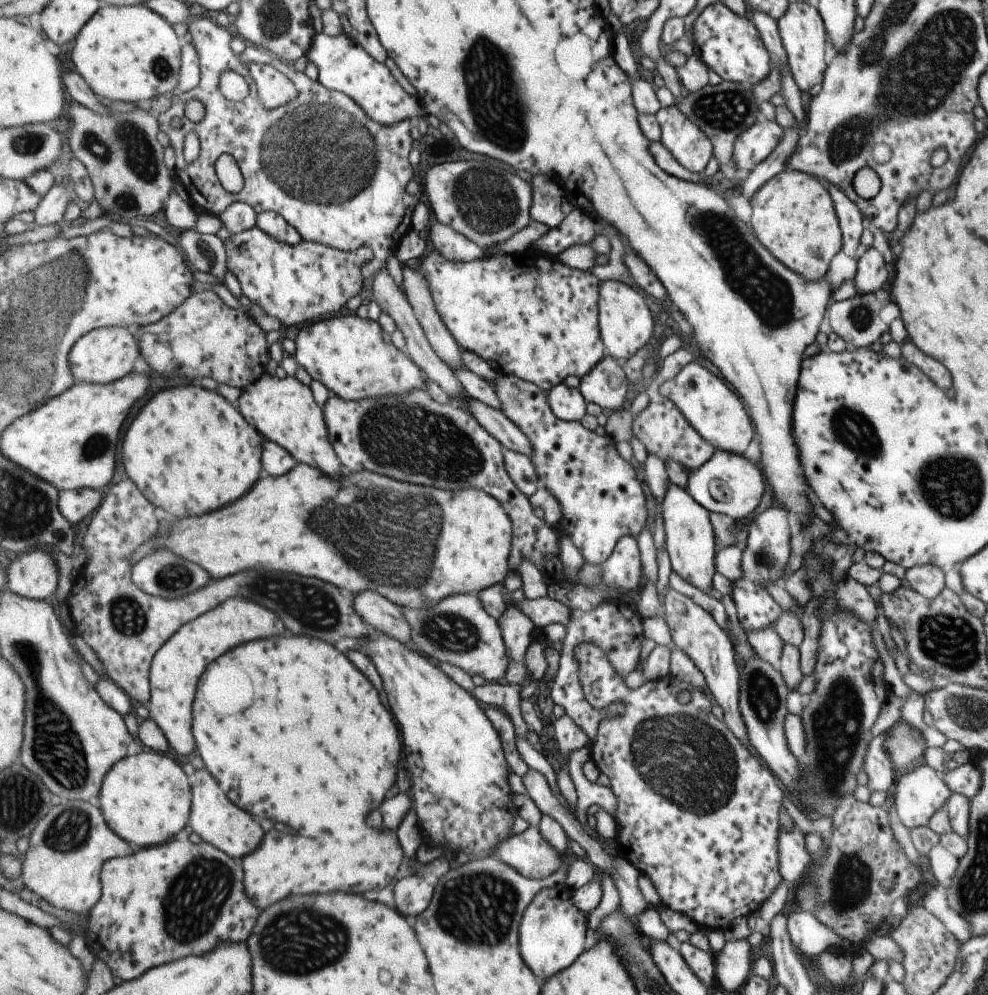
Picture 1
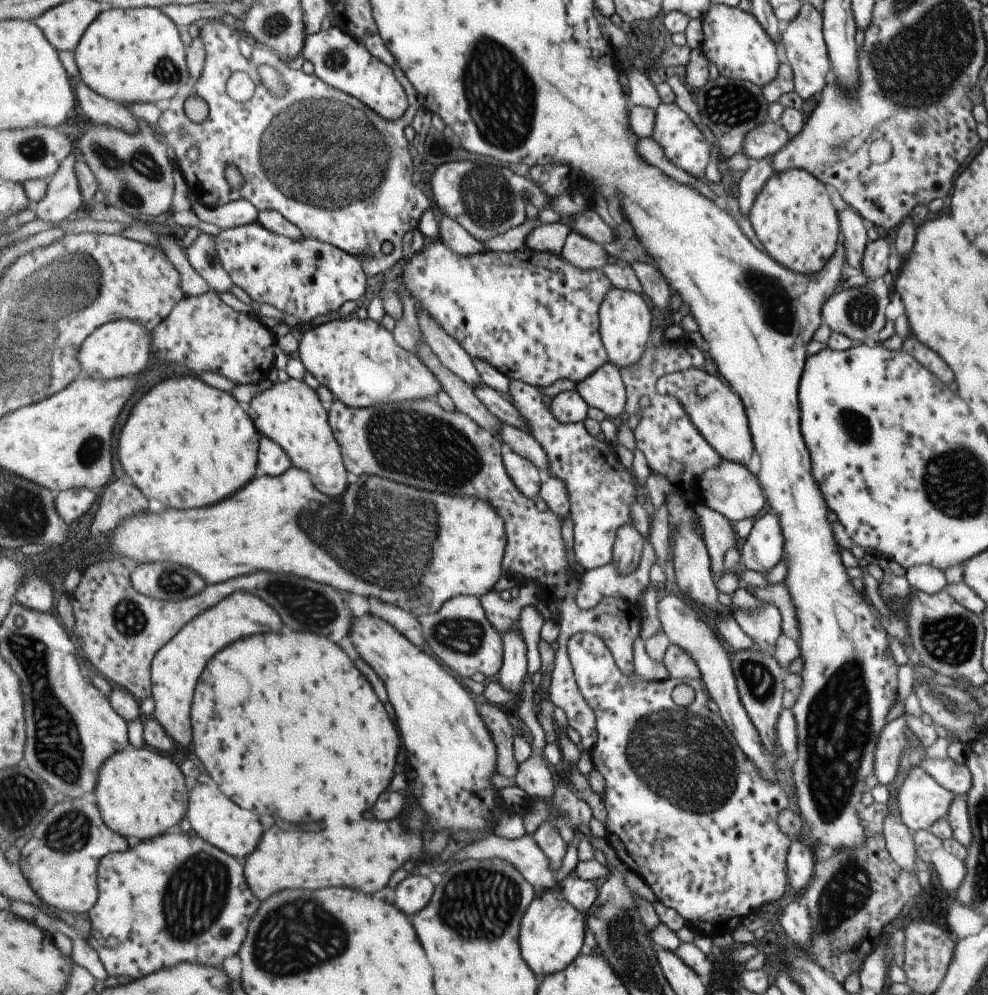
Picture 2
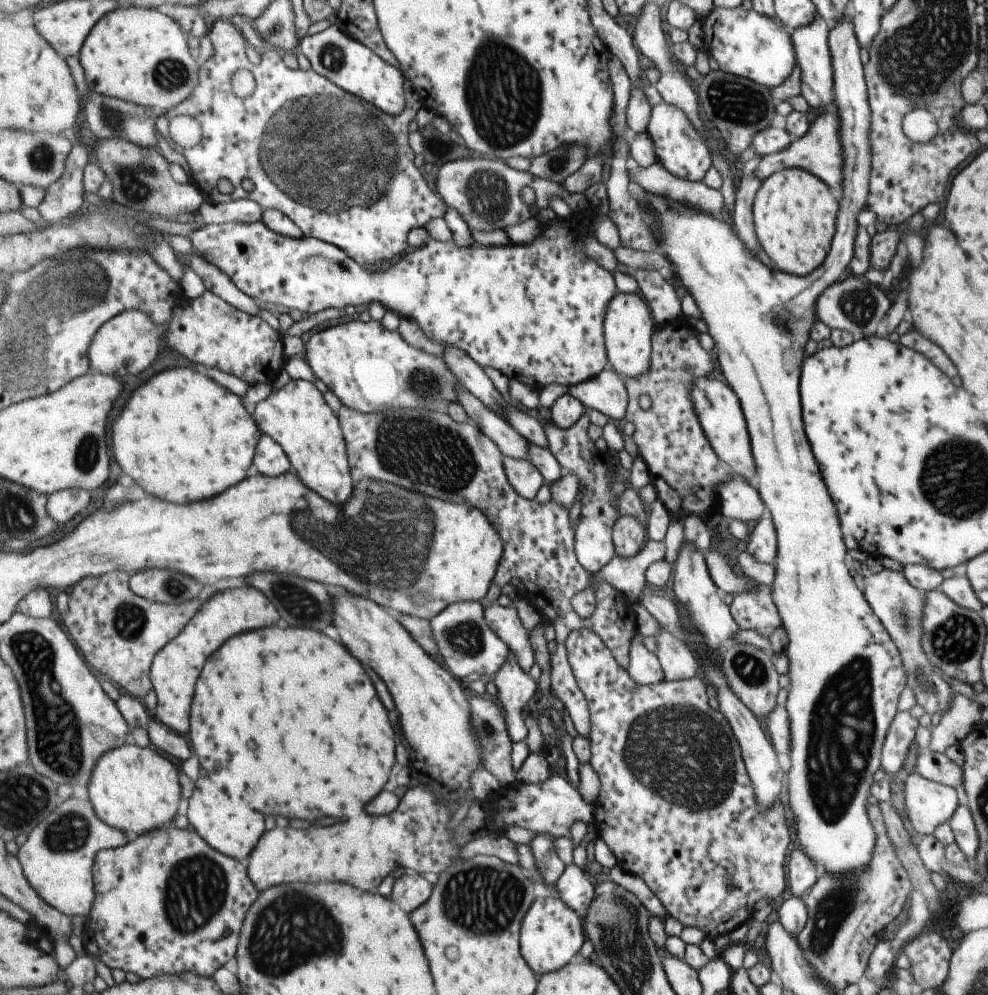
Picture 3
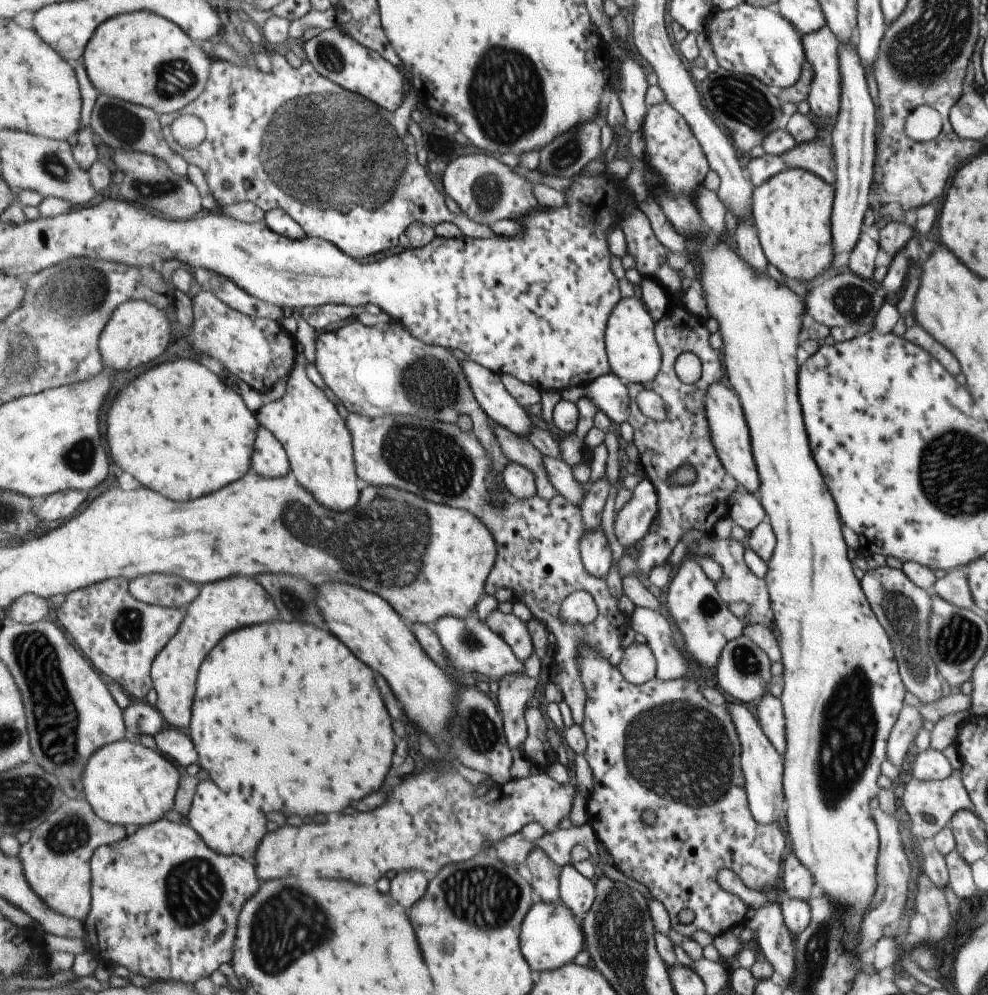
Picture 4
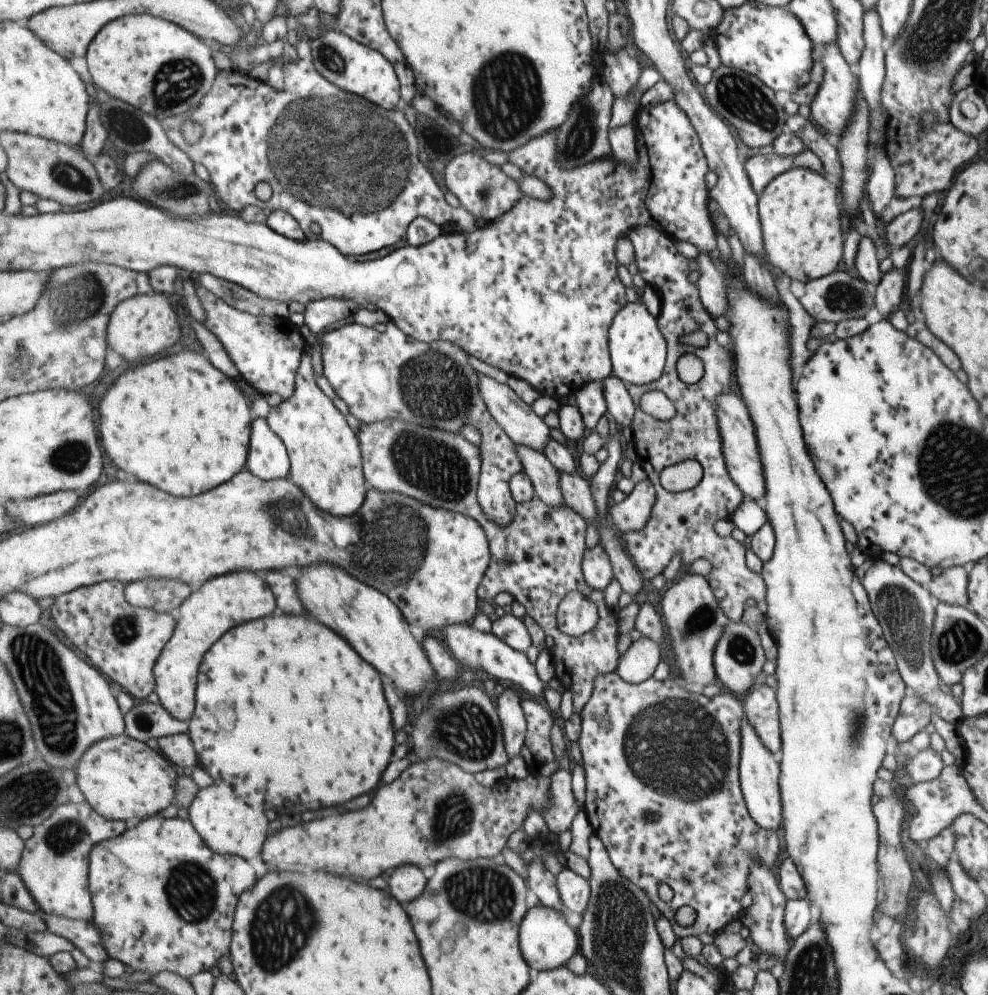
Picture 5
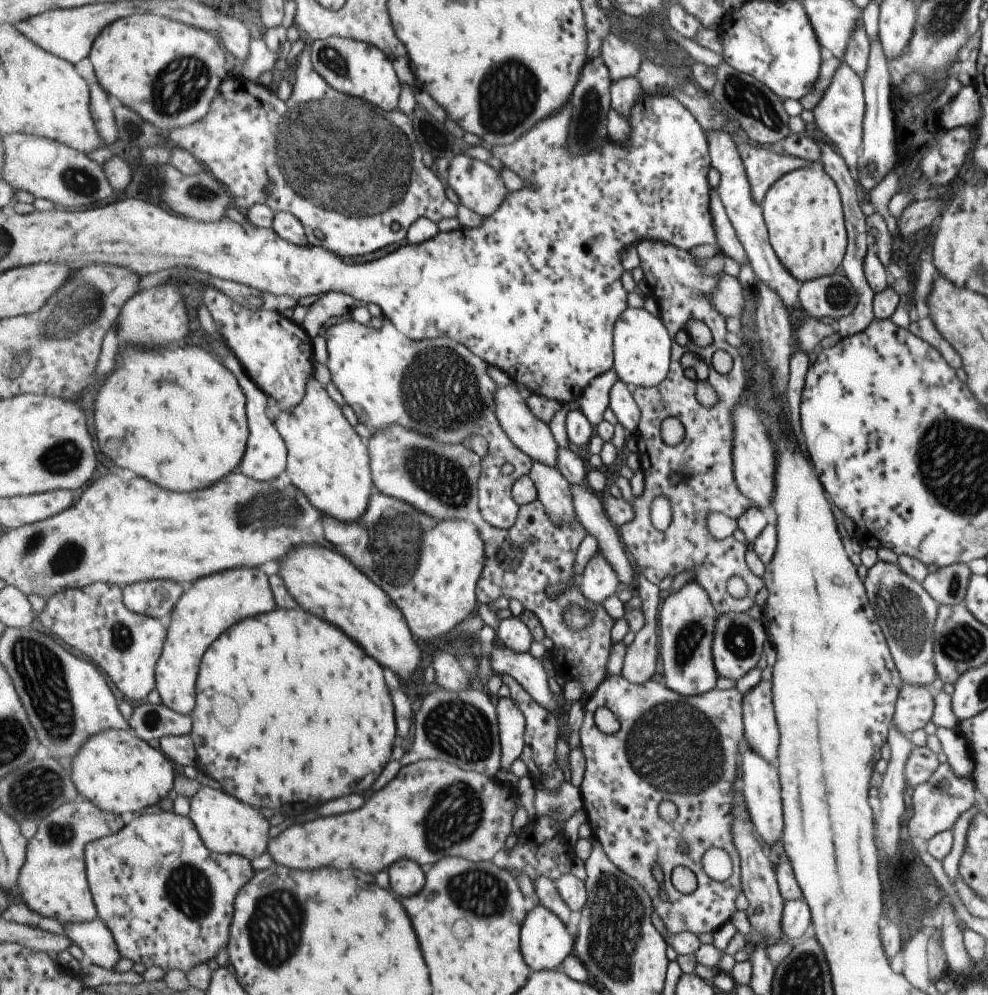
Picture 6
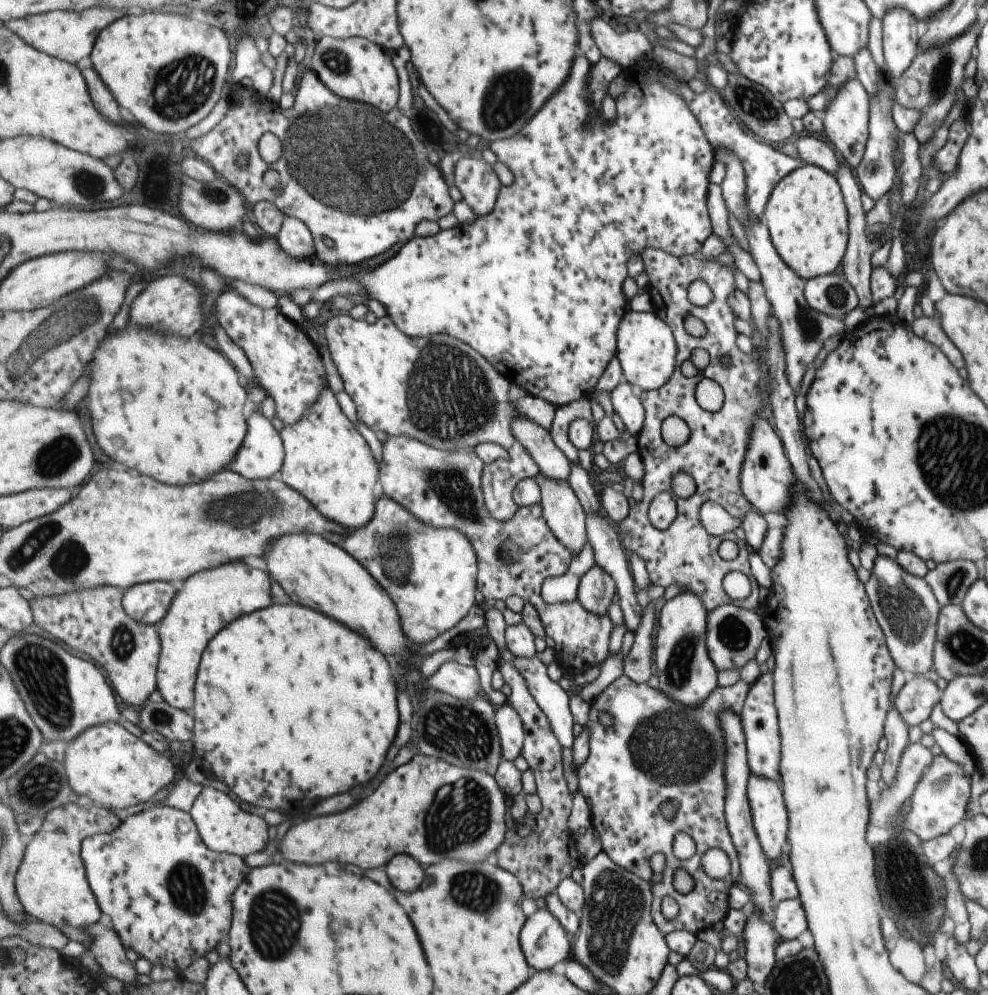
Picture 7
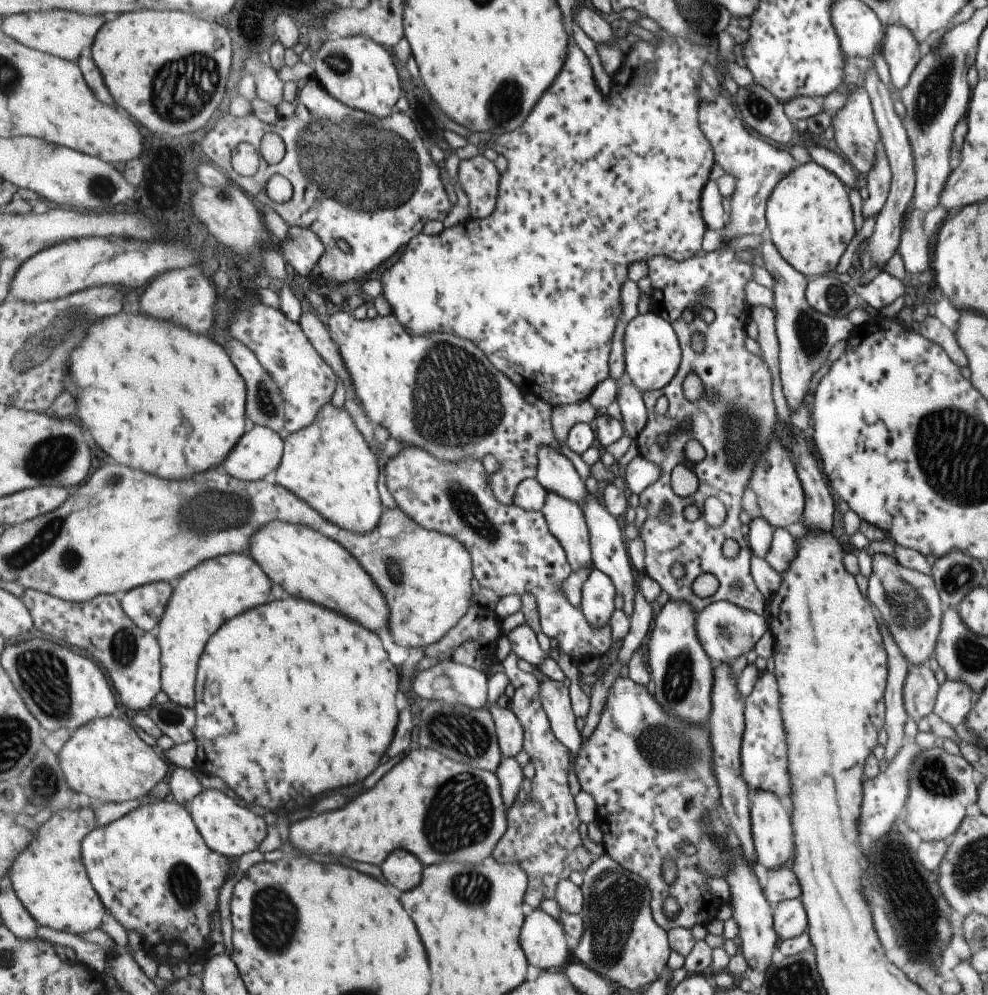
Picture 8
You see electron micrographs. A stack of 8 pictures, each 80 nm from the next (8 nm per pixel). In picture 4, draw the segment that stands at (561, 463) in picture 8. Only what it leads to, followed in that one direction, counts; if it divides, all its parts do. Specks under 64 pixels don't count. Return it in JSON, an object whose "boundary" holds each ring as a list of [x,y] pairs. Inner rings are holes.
{"boundary":[[[469,358],[460,361],[460,365],[469,380],[475,398],[489,418],[510,428],[511,432],[528,438],[536,427],[531,424],[527,412],[536,410],[526,408],[517,402],[505,388],[502,377],[496,372]]]}

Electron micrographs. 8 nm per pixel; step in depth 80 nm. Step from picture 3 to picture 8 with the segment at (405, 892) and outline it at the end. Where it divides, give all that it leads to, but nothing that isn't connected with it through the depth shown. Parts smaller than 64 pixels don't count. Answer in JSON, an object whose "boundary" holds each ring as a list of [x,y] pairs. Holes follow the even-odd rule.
{"boundary":[[[405,850],[393,852],[393,856],[389,856],[389,860],[385,860],[381,868],[385,872],[385,878],[401,890],[417,888],[423,878],[423,864],[417,856]]]}

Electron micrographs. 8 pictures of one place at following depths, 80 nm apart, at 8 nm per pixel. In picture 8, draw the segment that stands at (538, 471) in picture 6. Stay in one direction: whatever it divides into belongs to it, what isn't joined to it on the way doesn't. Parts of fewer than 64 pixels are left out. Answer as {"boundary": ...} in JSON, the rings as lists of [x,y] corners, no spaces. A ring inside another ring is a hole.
{"boundary":[[[548,492],[540,511],[545,516],[547,526],[552,529],[557,540],[560,540],[571,564],[571,571],[594,566],[590,530],[582,506],[569,497]]]}

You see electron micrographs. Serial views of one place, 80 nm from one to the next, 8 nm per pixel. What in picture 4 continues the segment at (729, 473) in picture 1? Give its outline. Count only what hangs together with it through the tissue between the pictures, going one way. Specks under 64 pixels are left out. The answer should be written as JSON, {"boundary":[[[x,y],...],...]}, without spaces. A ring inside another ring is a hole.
{"boundary":[[[741,486],[738,487],[736,493],[733,493],[730,498],[728,516],[743,528],[746,533],[753,530],[762,520],[766,519],[765,511],[757,495]]]}

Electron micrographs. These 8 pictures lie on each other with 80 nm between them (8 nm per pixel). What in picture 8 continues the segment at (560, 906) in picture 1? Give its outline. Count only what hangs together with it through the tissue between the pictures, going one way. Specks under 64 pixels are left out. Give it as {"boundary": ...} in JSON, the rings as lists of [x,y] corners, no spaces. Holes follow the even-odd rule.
{"boundary":[[[535,909],[529,913],[520,941],[530,964],[541,971],[563,969],[574,955],[567,946],[565,932],[564,925],[547,912]]]}

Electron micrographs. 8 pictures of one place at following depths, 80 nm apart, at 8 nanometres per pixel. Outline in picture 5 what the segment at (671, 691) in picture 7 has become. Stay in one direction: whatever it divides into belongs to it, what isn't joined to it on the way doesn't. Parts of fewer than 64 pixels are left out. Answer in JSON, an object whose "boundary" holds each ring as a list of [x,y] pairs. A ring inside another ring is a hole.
{"boundary":[[[694,574],[680,575],[672,581],[671,585],[662,594],[662,618],[665,621],[665,626],[667,626],[669,638],[671,638],[671,646],[673,646],[673,651],[675,652],[675,660],[677,668],[679,668],[681,681],[702,687],[716,683],[716,648],[731,620],[720,605],[720,600],[717,598],[708,578]]]}

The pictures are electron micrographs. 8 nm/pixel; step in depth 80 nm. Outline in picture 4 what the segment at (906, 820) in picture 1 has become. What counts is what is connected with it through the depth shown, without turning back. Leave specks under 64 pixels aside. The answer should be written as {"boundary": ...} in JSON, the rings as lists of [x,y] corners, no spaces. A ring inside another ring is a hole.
{"boundary":[[[953,770],[946,779],[940,781],[920,781],[916,777],[911,777],[904,784],[901,802],[911,820],[910,832],[917,841],[933,838],[941,828],[948,824],[955,812],[968,809],[970,806],[969,797],[957,770]]]}

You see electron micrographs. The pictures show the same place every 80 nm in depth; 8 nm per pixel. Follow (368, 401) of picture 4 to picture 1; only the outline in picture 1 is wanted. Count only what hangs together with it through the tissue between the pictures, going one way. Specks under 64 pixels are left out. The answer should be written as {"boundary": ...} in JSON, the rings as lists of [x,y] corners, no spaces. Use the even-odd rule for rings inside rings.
{"boundary":[[[356,313],[311,322],[302,326],[296,338],[296,361],[314,380],[348,401],[369,397],[404,395],[426,388],[429,378],[405,349],[397,350],[391,334],[379,321],[361,318]]]}

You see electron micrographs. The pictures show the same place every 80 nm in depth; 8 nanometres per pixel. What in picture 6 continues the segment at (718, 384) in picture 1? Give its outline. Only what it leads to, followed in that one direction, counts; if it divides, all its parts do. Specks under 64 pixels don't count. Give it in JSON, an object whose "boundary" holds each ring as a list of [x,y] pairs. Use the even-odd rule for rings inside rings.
{"boundary":[[[737,403],[732,412],[734,426],[734,473],[737,486],[757,508],[770,505],[774,489],[775,456],[772,441],[768,439],[768,430],[763,425],[762,418],[752,405]]]}

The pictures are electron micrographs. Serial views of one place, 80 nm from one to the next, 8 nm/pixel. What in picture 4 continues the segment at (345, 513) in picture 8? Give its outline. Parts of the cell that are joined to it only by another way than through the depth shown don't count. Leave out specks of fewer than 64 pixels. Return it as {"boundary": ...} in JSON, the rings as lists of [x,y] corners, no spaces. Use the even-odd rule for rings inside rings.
{"boundary":[[[300,354],[299,362],[287,380],[285,394],[280,399],[265,401],[256,417],[284,444],[299,484],[309,489],[327,508],[344,513],[359,502],[362,491],[354,457],[354,440],[335,404],[309,378],[307,363],[305,354]]]}

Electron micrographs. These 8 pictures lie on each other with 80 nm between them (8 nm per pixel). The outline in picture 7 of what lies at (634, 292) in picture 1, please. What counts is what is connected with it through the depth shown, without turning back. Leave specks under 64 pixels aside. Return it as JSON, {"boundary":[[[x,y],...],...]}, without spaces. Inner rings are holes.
{"boundary":[[[629,308],[617,332],[615,356],[620,360],[625,380],[639,391],[664,387],[680,363],[677,360],[679,346],[672,327],[655,312],[639,312]]]}

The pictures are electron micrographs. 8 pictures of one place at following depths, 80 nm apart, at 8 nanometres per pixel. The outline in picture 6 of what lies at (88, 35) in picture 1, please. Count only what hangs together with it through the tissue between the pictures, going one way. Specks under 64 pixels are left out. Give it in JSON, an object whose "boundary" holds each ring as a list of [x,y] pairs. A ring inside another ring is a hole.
{"boundary":[[[135,13],[104,28],[89,56],[97,82],[114,99],[138,112],[164,133],[196,123],[208,114],[213,98],[227,76],[225,52],[213,34],[153,13]]]}

